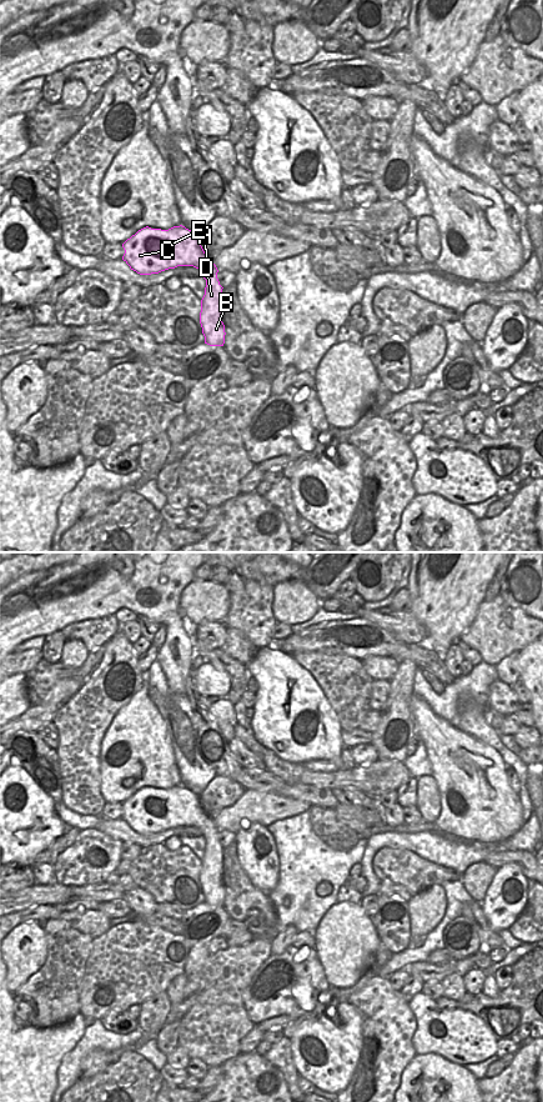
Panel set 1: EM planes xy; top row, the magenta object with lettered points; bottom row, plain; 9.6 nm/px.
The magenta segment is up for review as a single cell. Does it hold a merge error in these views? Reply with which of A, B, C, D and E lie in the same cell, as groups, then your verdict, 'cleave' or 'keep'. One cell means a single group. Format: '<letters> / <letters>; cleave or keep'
A B C D E; keep

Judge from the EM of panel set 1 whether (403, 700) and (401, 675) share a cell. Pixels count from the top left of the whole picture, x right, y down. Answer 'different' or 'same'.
same

